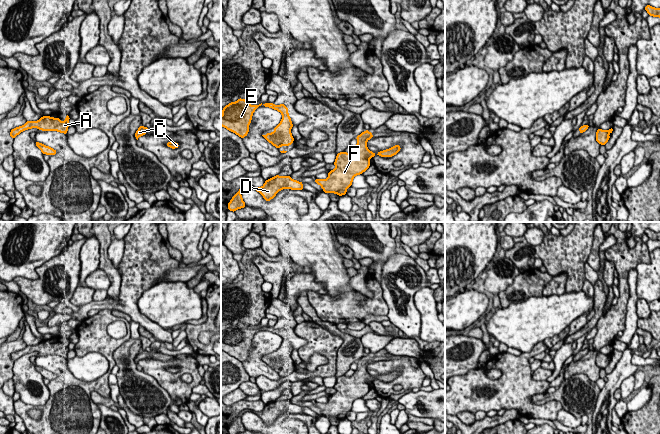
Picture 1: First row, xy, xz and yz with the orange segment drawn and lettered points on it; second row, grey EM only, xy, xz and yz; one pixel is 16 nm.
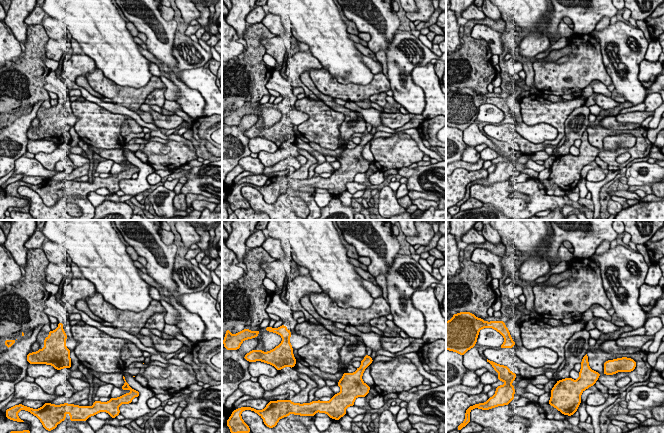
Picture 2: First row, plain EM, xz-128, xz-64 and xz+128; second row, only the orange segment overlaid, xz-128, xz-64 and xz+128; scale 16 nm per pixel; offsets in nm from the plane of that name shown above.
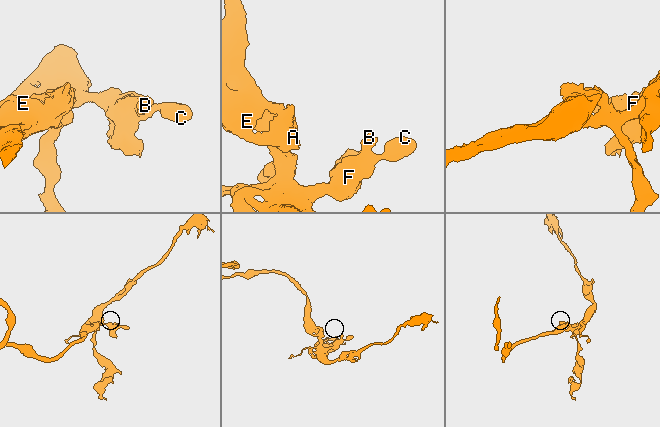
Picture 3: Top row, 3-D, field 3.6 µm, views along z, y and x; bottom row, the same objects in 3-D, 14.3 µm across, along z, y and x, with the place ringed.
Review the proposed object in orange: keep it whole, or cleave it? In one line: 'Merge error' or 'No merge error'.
No merge error

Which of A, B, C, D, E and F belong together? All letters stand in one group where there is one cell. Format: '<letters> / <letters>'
A B C D E F

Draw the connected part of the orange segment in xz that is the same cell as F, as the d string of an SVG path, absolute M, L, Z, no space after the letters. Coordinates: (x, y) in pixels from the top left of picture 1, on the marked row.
M369 130L361 133L356 137L357 145L351 153L337 153L333 163L336 168L330 170L328 178L314 180L325 193L345 195L347 188L352 185L353 178L368 169L369 159L376 155L367 148L367 141L371 138L373 138L373 134Z

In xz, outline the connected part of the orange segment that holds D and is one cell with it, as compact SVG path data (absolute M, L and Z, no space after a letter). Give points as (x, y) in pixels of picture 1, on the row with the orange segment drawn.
M276 175L275 177L266 180L262 187L254 187L251 185L242 186L228 203L228 209L230 211L235 212L237 209L244 208L246 206L241 196L241 192L245 188L253 188L258 191L266 201L270 201L282 189L304 190L302 182L293 180L290 176L281 177Z

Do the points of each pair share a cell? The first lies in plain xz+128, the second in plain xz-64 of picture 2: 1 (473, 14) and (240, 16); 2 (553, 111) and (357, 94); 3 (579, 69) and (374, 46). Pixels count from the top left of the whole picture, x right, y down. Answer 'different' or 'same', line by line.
1: different
2: different
3: different

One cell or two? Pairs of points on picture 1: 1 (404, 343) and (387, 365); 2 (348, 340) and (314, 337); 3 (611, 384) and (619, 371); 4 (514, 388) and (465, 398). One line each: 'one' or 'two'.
1: two
2: two
3: one
4: one

